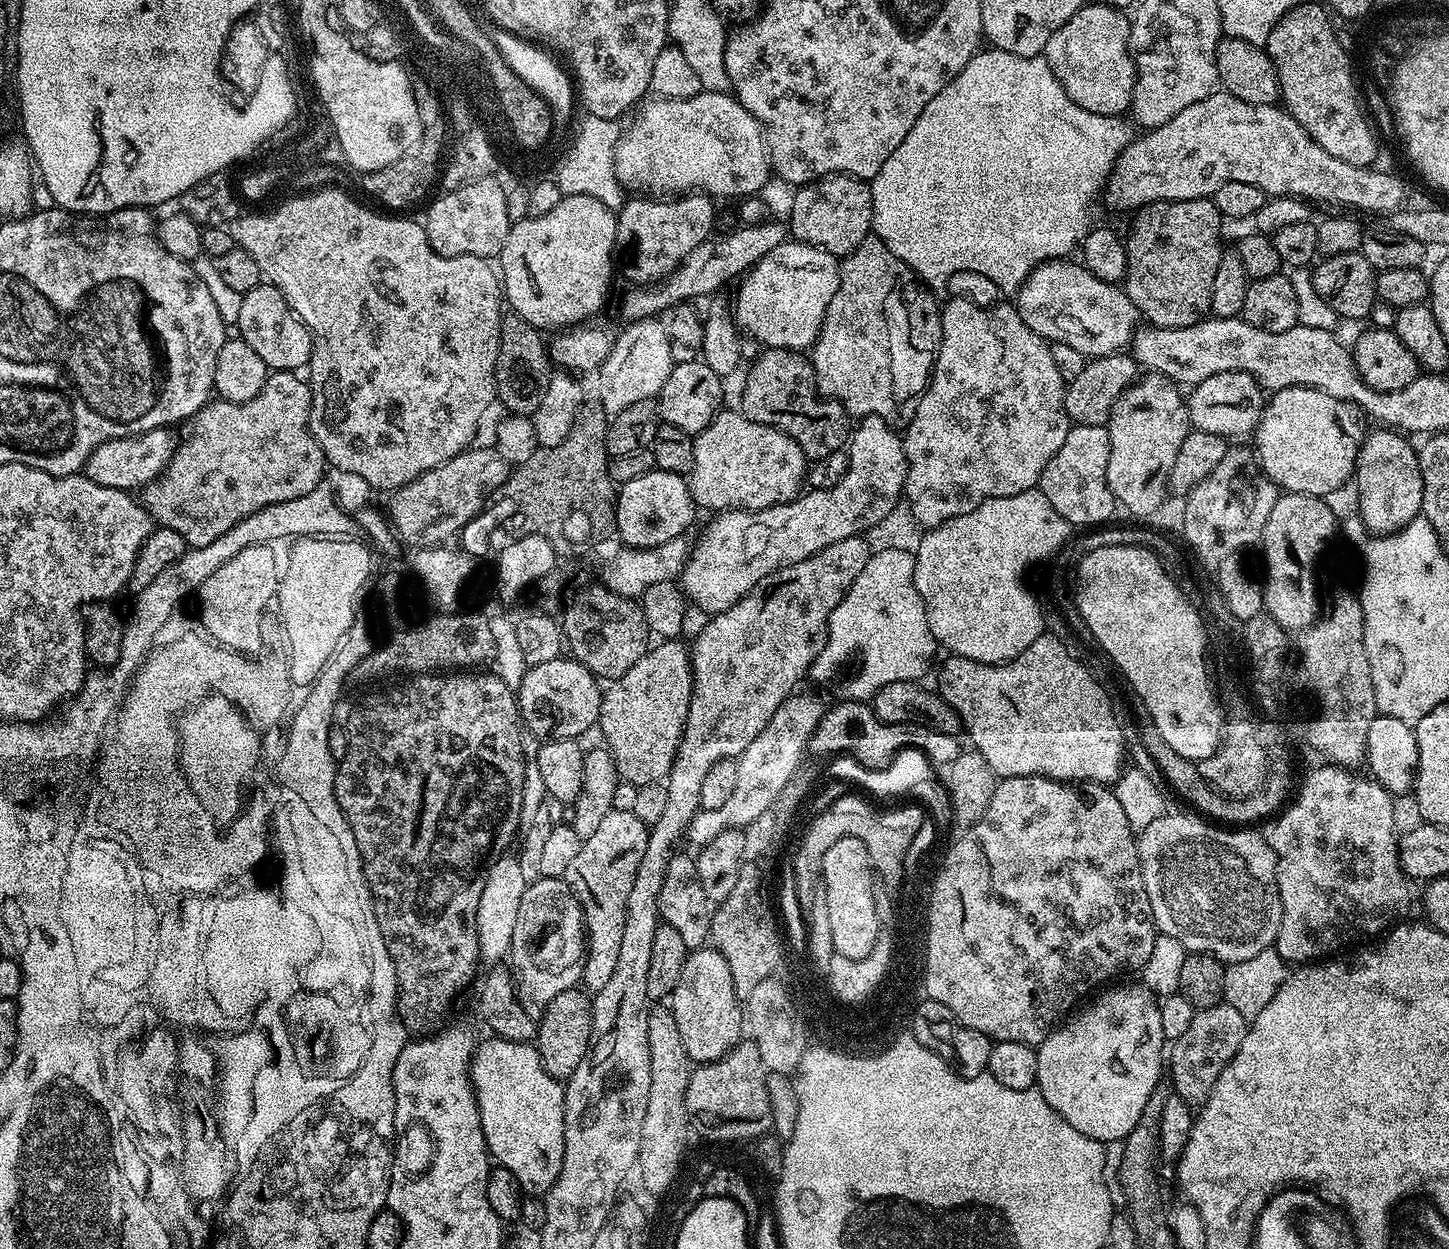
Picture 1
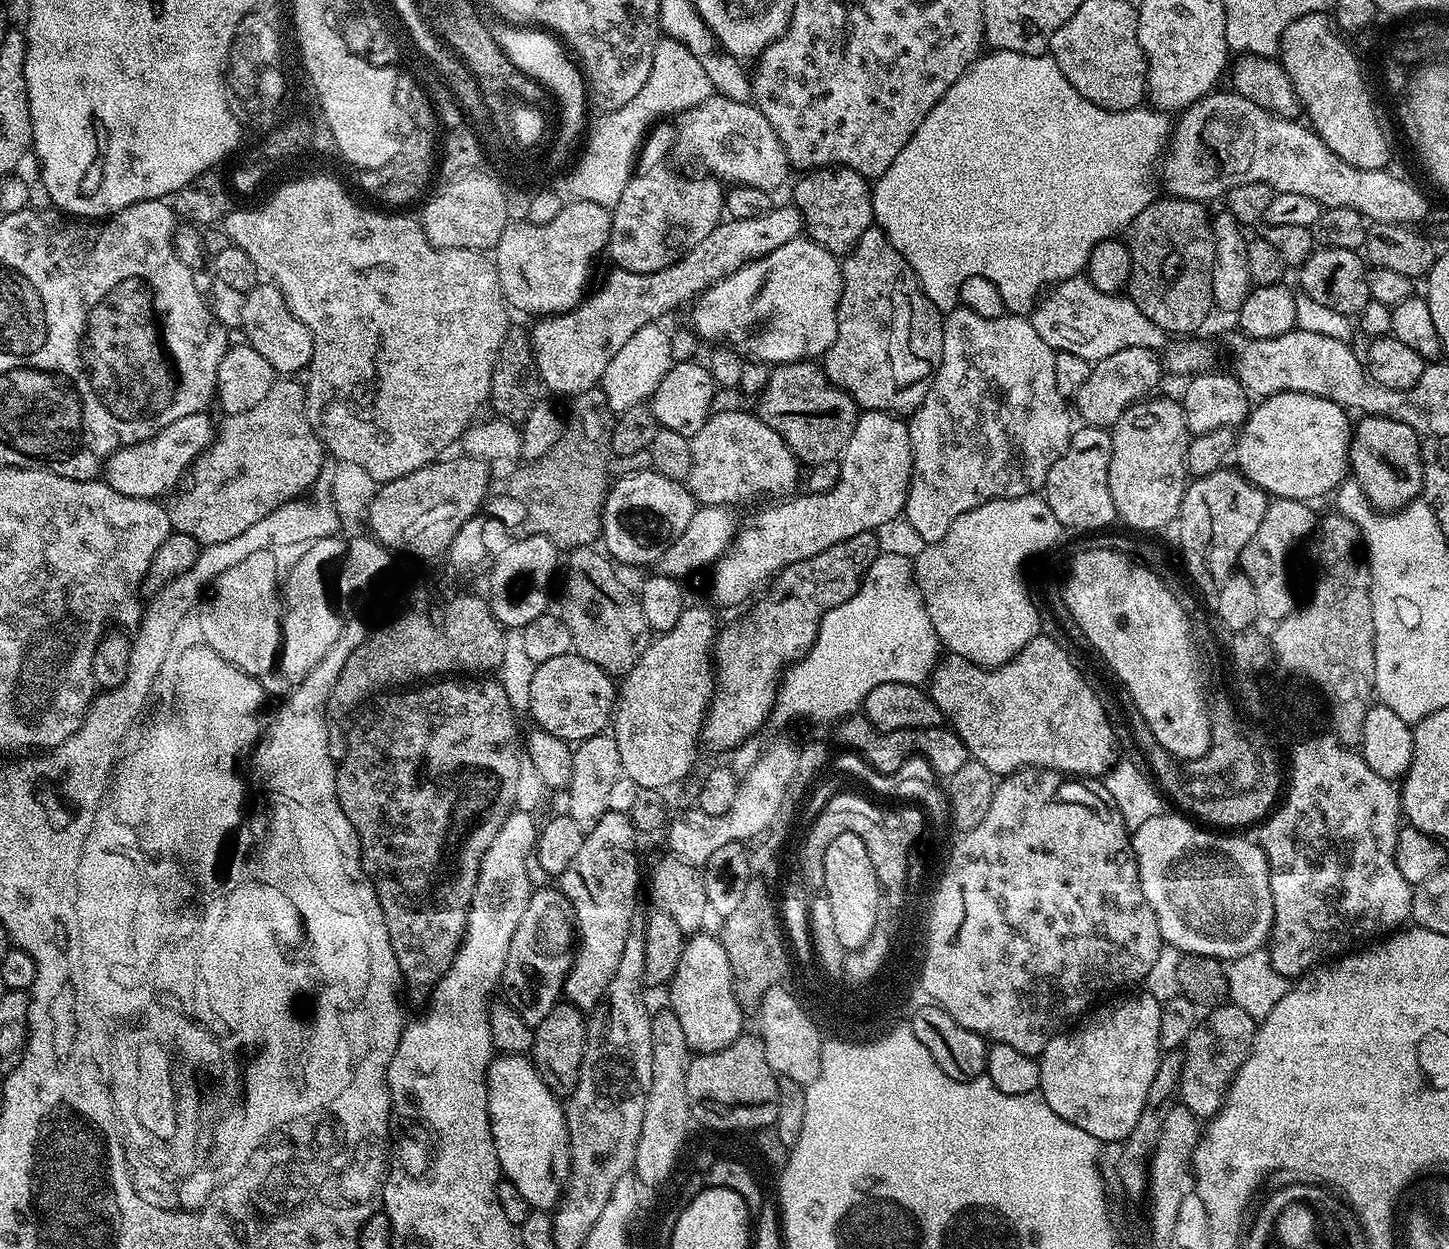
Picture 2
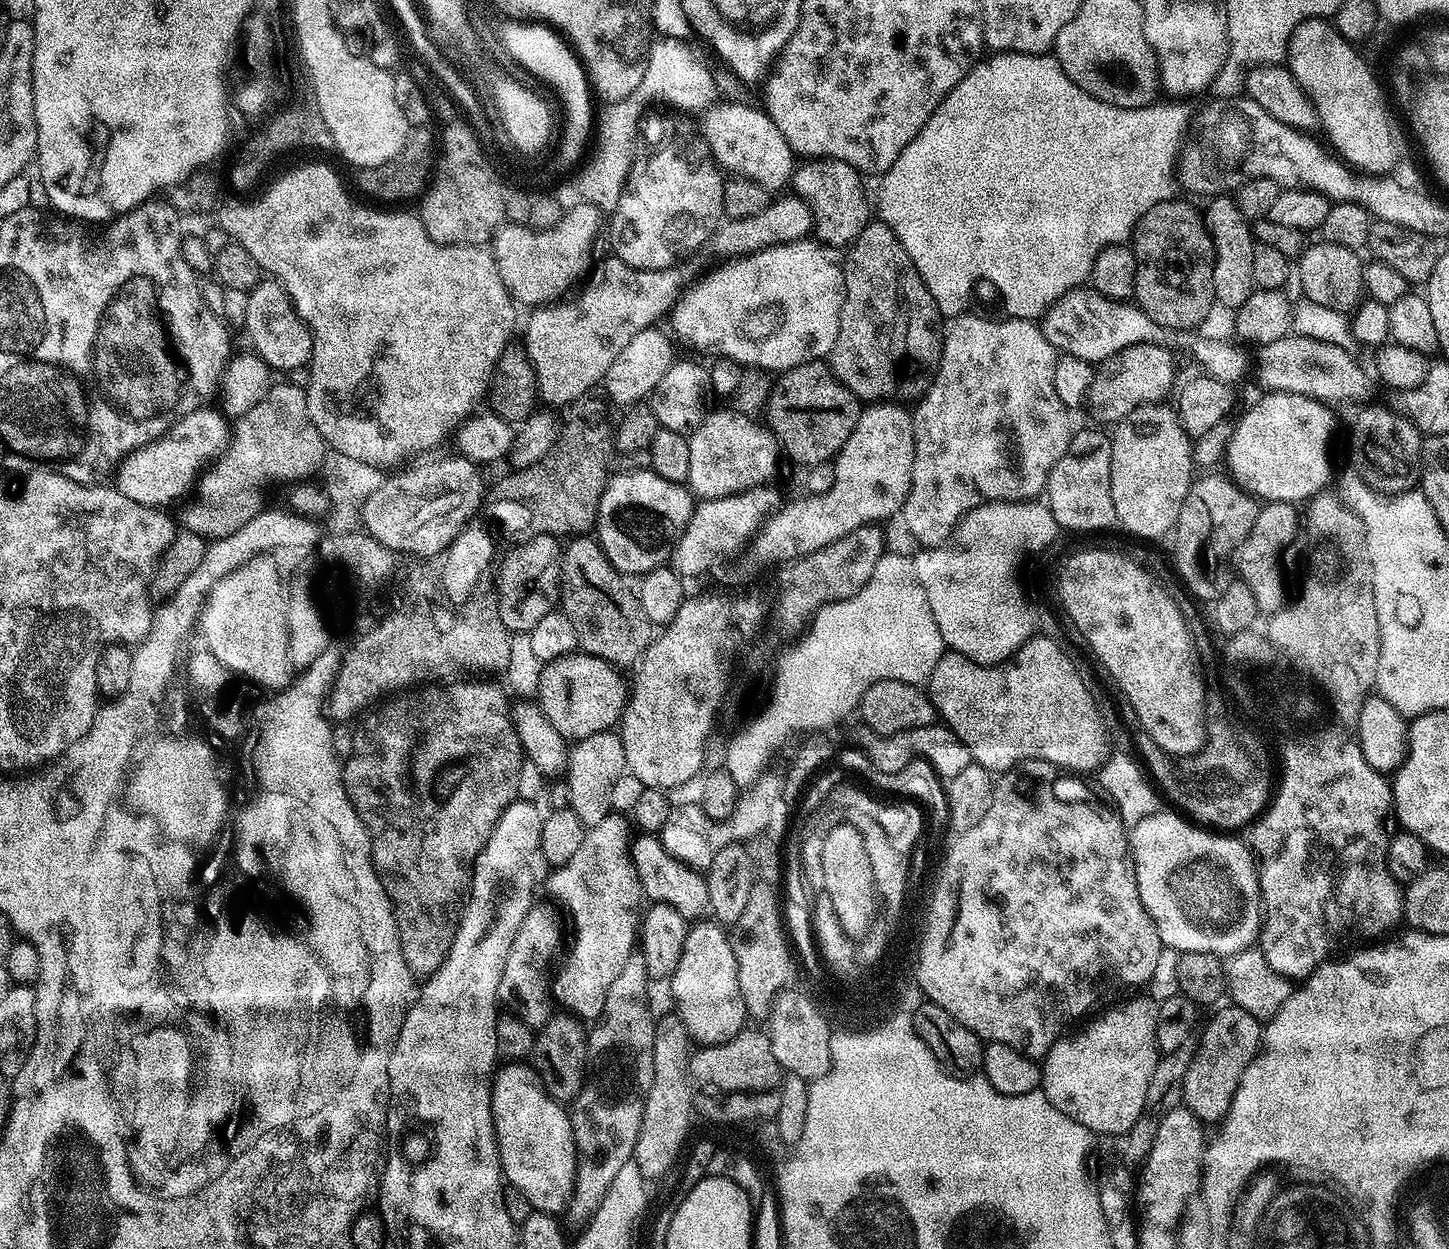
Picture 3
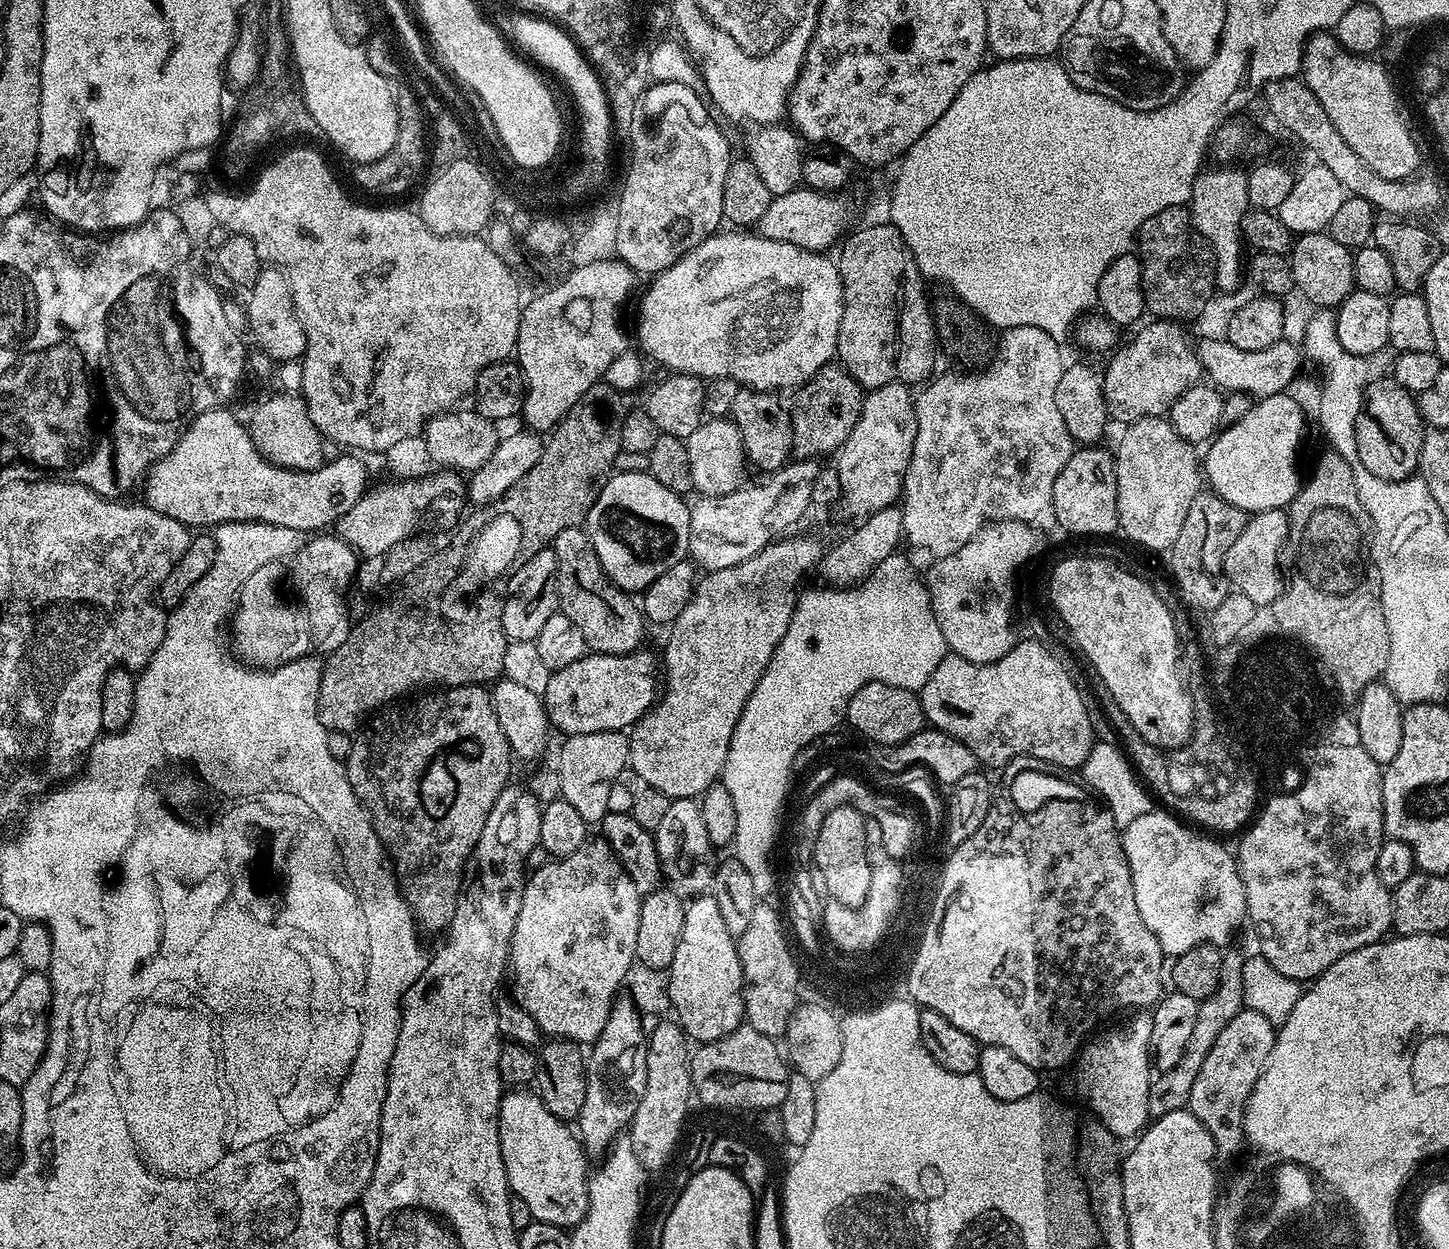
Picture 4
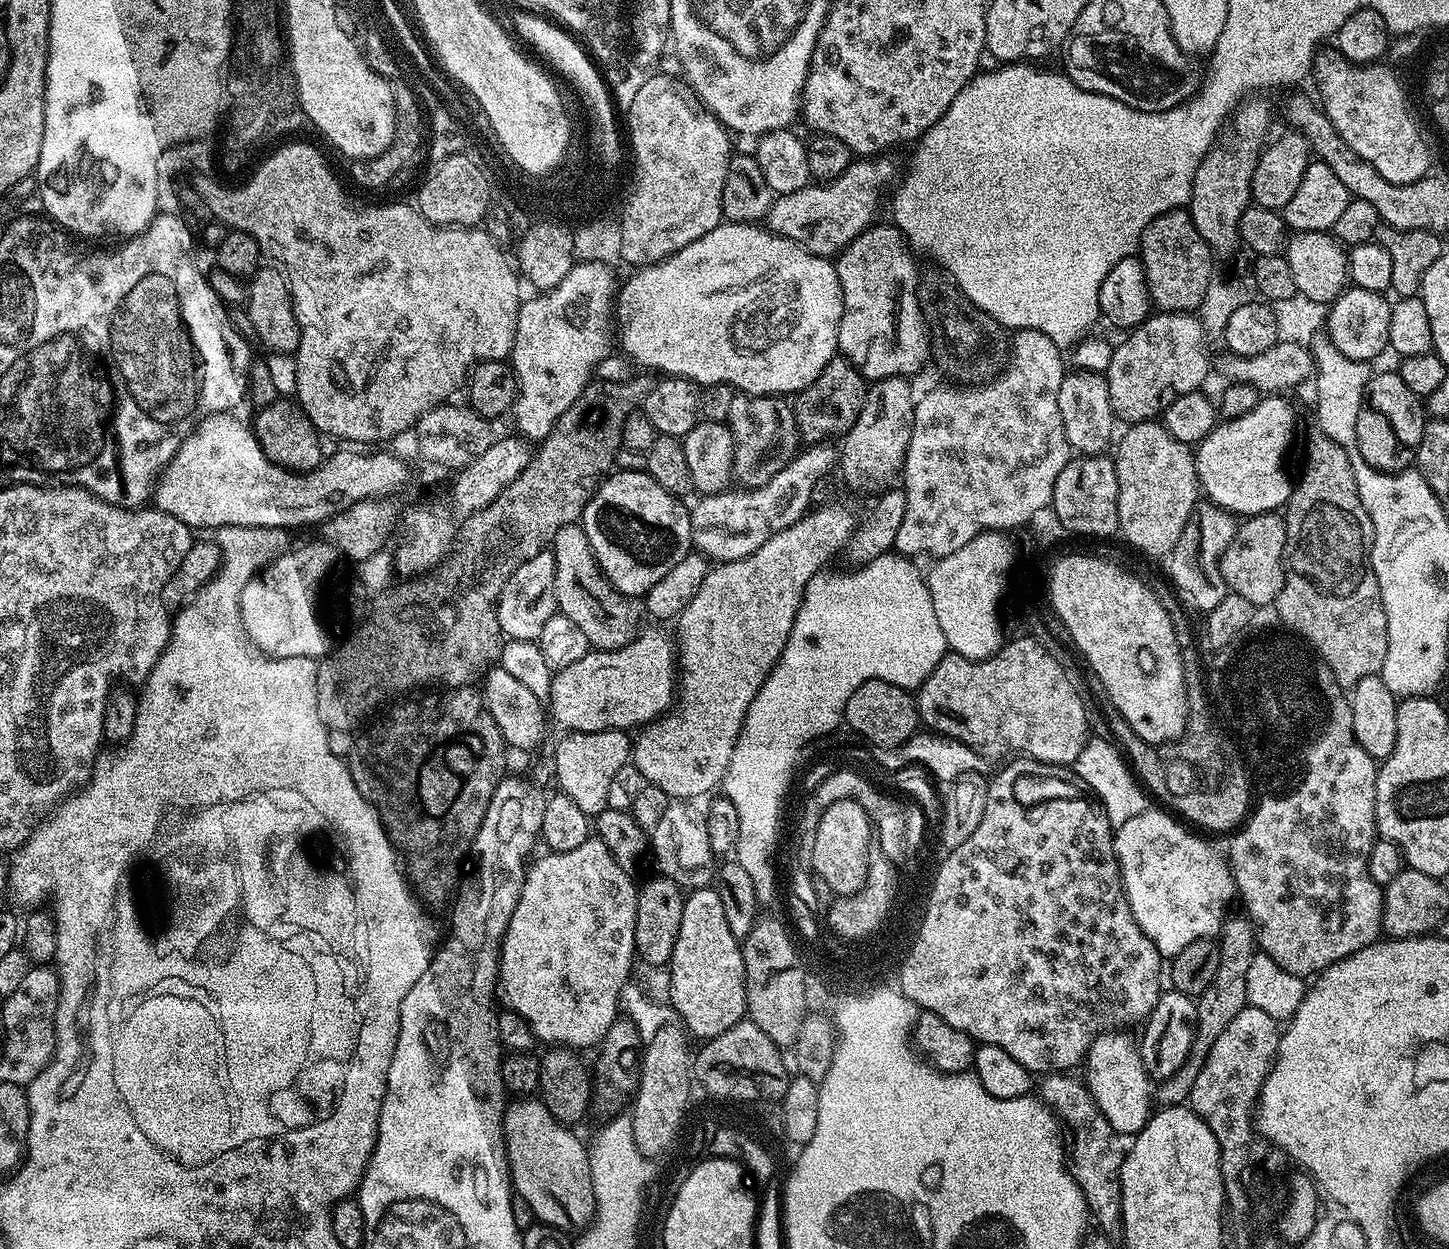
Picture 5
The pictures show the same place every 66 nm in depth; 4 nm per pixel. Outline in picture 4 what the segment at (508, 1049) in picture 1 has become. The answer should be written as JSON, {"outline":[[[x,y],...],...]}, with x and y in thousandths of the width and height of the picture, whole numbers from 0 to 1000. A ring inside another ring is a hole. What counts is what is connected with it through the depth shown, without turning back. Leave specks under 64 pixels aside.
{"outline":[[[351,873],[345,878],[345,920],[353,957],[360,959],[360,962],[366,966],[368,977],[380,978],[390,985],[401,980],[406,970],[407,944],[407,929],[403,922],[403,917],[401,916],[400,909],[392,903],[394,902],[390,898],[380,892],[380,889],[373,882],[369,873]]]}

